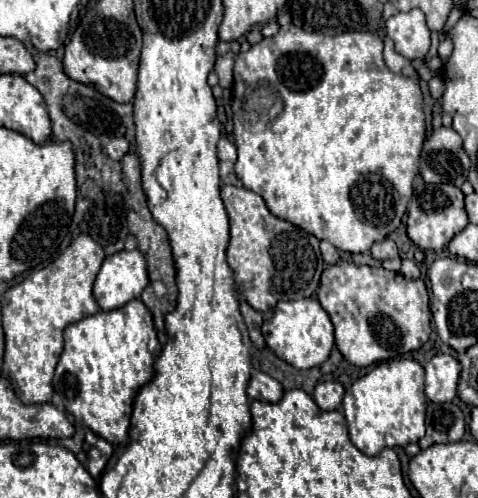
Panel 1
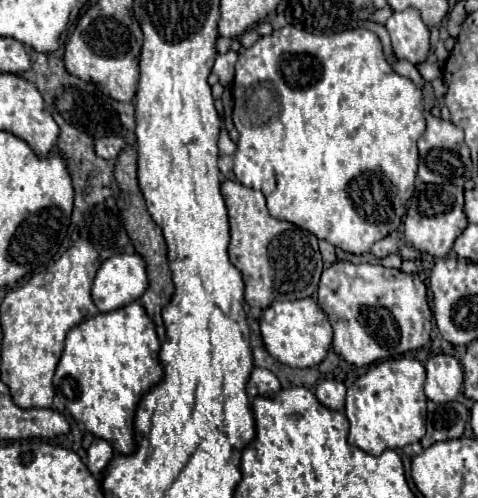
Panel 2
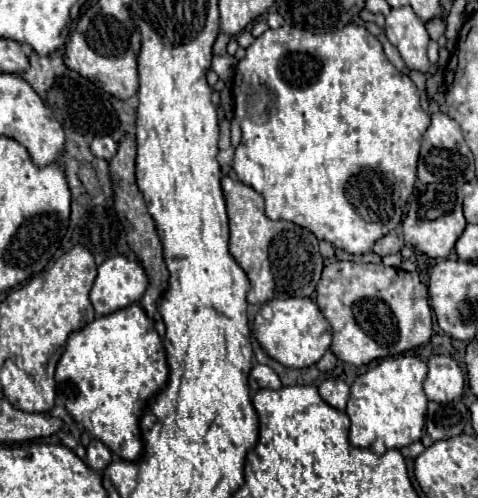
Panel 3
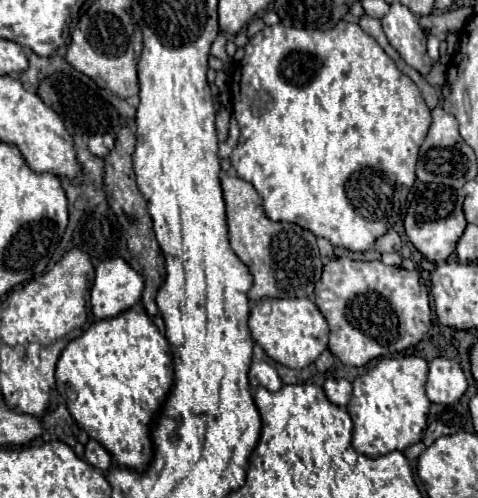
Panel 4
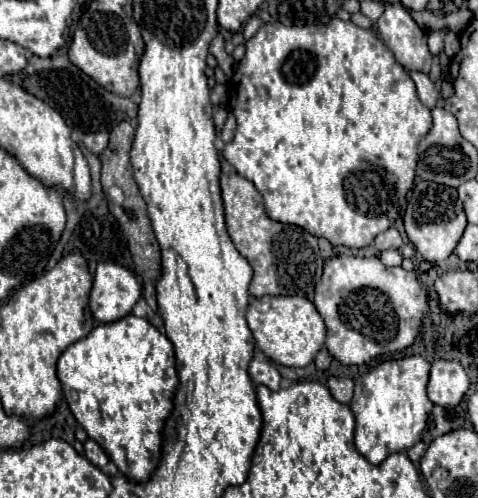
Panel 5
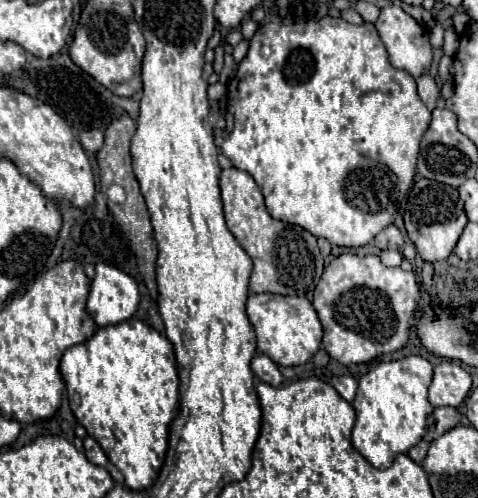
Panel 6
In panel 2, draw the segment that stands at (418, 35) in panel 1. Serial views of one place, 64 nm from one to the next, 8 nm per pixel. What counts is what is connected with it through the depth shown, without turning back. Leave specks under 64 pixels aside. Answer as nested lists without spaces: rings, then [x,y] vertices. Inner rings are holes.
[[[416,8],[392,12],[392,16],[386,20],[386,30],[390,34],[394,54],[400,60],[408,60],[414,66],[426,60],[430,32],[428,26],[420,20],[420,12],[416,12]]]

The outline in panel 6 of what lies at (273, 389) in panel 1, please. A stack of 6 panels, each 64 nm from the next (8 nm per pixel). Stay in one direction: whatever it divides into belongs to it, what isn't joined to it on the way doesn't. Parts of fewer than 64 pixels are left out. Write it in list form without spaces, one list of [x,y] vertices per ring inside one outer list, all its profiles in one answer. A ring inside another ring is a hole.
[[[256,354],[256,356],[252,358],[252,370],[254,370],[256,378],[262,380],[262,382],[266,382],[266,384],[280,386],[280,384],[284,382],[278,366],[276,366],[268,356],[264,356],[264,354]]]

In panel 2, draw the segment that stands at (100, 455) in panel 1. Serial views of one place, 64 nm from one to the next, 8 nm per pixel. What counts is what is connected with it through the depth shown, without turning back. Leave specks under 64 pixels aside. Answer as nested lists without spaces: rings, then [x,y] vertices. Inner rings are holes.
[[[96,438],[92,442],[92,446],[88,448],[88,462],[86,462],[88,470],[100,480],[102,478],[102,470],[106,468],[110,458],[112,458],[112,446],[106,440]]]

